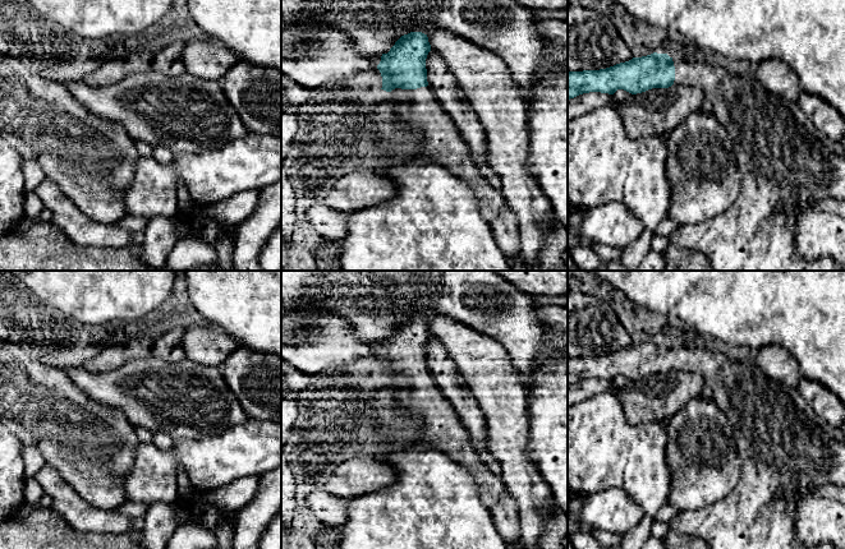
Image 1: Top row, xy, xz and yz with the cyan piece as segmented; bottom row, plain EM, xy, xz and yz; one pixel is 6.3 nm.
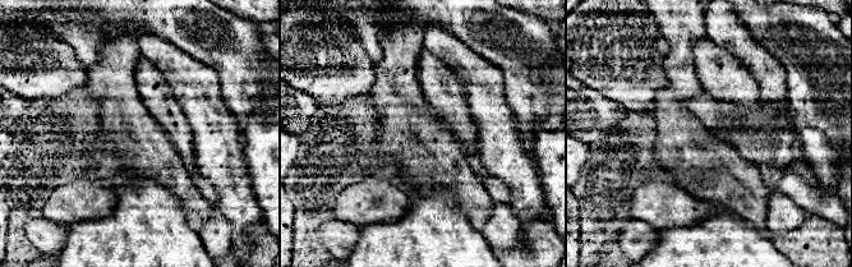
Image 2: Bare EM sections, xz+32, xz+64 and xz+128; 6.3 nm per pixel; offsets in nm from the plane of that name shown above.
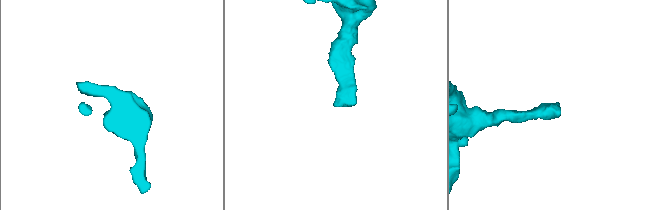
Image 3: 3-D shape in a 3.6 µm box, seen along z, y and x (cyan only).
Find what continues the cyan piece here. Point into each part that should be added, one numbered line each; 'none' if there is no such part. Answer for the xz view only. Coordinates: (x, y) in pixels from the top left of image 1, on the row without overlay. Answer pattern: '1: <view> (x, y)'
1: xz (419, 406)

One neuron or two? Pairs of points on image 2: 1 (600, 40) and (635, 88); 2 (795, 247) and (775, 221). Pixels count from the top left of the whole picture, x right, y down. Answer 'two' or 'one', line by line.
1: one
2: two

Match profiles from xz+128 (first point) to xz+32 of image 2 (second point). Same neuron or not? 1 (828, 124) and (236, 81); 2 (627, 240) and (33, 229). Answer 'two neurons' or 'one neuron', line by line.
1: one neuron
2: one neuron

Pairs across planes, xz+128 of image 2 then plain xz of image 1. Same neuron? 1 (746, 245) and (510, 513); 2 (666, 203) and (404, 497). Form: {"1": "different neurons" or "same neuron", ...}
{"1": "different neurons", "2": "different neurons"}

